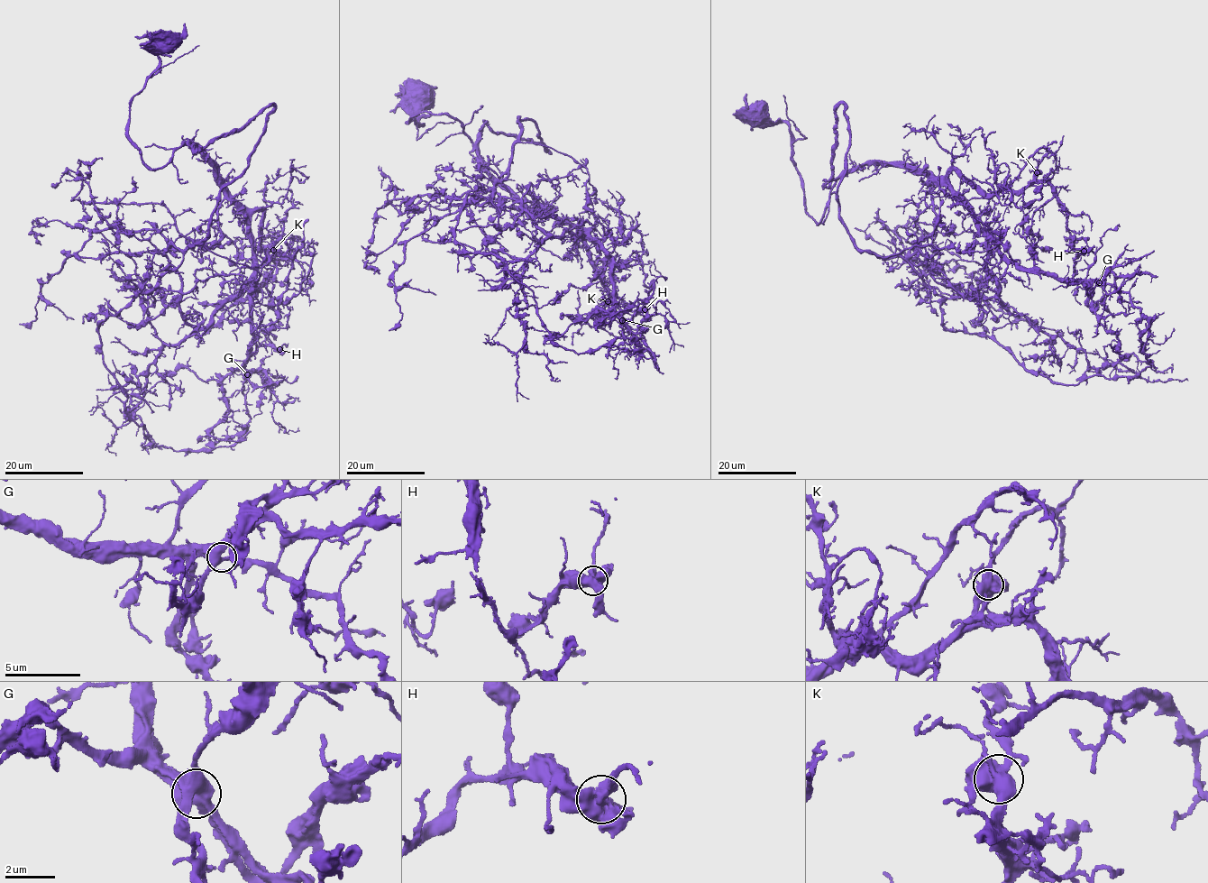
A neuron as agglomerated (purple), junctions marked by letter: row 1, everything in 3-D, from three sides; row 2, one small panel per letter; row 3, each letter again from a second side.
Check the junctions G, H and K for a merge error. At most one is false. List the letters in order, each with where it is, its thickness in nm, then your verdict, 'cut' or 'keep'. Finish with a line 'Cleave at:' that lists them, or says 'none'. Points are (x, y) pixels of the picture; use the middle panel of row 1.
G: at (622, 320); 550 nm thick; keep
H: at (645, 309); 600 nm thick; keep
K: at (608, 301); 550 nm thick; keep
Cleave at: none

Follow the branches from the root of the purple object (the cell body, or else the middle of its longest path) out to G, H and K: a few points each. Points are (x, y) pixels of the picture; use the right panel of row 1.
G: (754, 114), (787, 124), (803, 206), (818, 224), (842, 175), (890, 161), (947, 187), (1007, 258), (1099, 282)
H: (754, 114), (787, 124), (818, 224), (842, 175), (887, 161), (947, 187), (1021, 266), (1082, 280), (1084, 251)
K: (754, 114), (787, 124), (818, 224), (842, 175), (880, 161), (954, 170), (992, 194), (1037, 172)

